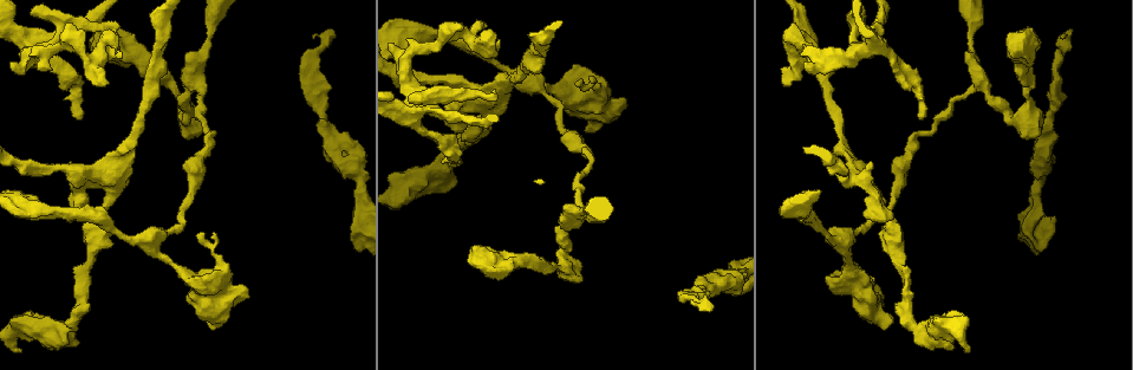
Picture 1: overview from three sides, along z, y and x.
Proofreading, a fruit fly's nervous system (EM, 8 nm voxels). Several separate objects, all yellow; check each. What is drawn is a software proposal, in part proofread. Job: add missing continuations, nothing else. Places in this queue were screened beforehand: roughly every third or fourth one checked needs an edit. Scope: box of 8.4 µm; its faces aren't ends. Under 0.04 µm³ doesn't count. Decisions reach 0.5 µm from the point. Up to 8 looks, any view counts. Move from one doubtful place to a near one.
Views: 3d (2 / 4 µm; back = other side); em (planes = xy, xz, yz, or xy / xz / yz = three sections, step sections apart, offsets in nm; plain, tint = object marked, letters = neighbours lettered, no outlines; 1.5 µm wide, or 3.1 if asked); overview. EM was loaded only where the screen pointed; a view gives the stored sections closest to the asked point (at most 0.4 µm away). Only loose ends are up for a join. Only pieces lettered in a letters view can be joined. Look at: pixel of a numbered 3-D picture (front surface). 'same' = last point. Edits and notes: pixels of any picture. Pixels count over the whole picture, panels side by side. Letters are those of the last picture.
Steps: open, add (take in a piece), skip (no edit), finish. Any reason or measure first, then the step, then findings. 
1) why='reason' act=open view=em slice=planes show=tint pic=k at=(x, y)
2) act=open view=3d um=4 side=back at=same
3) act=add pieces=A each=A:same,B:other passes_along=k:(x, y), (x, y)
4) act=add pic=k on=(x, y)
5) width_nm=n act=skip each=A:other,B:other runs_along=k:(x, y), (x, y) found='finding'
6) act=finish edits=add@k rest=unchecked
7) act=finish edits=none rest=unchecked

why='branch stops here' act=open view=em slice=xy step=4 show=letters pic=1 at=(495, 91)

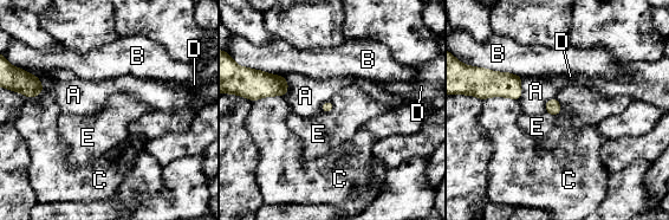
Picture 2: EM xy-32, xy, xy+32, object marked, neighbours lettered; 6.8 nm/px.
act=skip each=A:other,B:other,C:other,D:other,E:other border=2:(333, 103), (330, 111), (322, 112) found='none of them fits'

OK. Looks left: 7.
why='branch stops here' act=open view=em slice=planes show=letters pic=1 at=(870, 163)

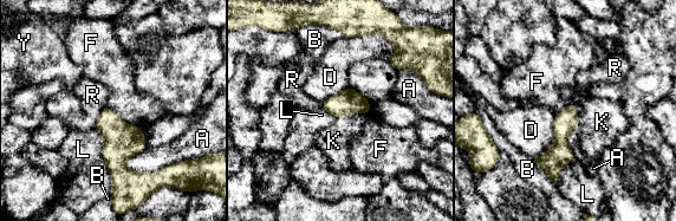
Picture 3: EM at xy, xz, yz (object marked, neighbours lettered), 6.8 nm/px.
act=add pieces=K each=A:other,B:other,D:other,F:other,K:same,L:other,R:other,Y:other passes_along=3:(348, 102), (350, 112), (333, 141) found='the neuron continues'

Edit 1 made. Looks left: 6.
why='free end' act=open view=em slice=yz step=8 show=letters pic=1 at=(626, 102)

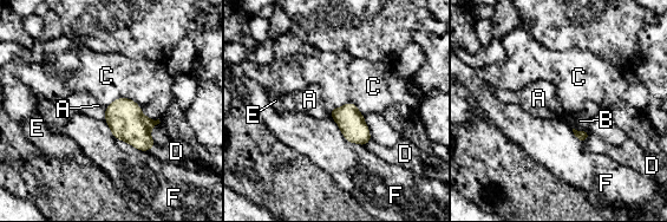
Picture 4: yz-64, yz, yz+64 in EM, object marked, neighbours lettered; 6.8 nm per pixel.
act=skip each=A:other,B:other,C:other,D:other,E:other,F:other border=4:(105, 106), (130, 98), (158, 119) found='none of them fits'

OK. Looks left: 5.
act=finish edits=add@3 rest=unchecked

